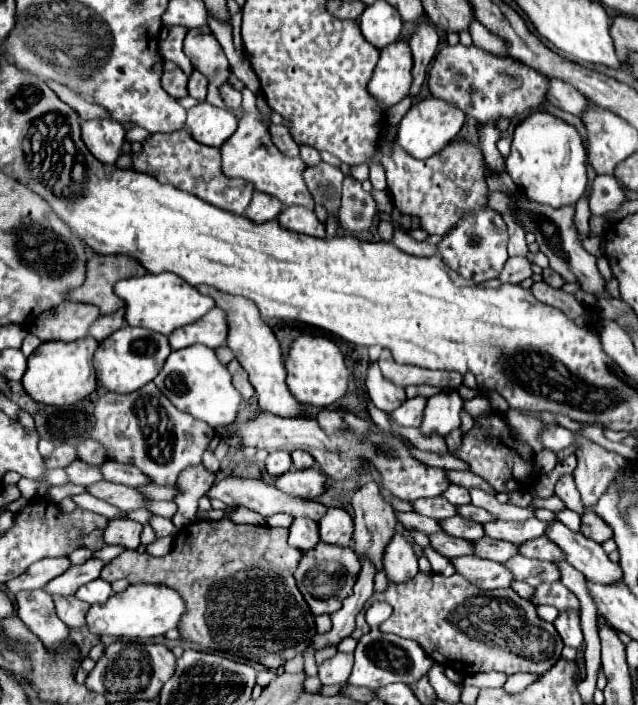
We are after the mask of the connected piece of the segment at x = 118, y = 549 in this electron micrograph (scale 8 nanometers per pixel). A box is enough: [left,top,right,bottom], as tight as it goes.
[93,545,123,564]

